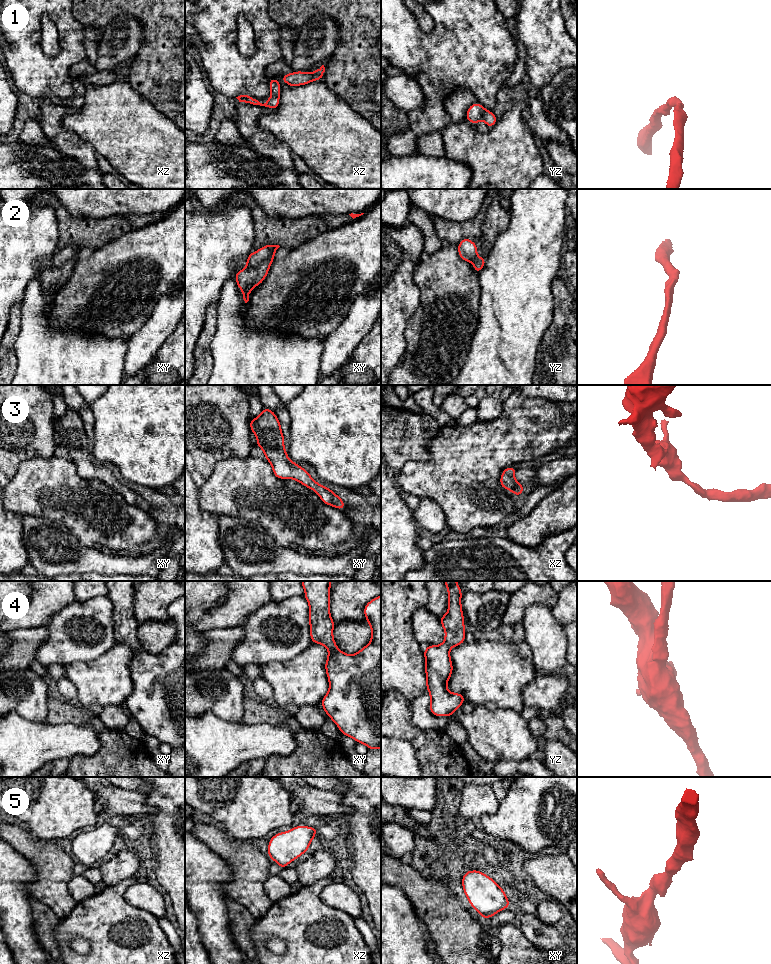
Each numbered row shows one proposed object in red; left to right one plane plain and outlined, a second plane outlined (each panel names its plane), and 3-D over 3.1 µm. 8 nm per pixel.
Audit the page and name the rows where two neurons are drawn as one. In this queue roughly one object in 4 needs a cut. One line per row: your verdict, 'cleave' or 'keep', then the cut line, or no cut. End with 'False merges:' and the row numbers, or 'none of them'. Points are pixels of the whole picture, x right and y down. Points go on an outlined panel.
1: keep | no cut
2: cleave | xy (273, 254), (259, 265), (247, 267)
3: keep | no cut
4: keep | no cut
5: keep | no cut
False merges: 2

